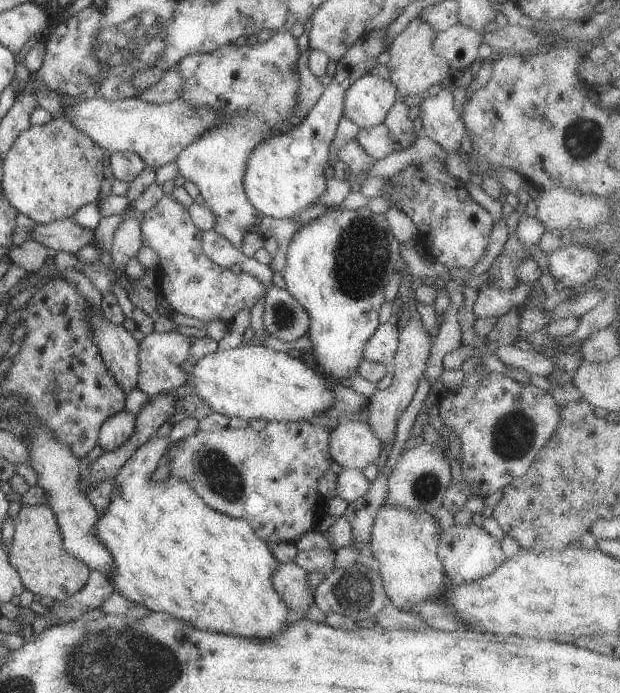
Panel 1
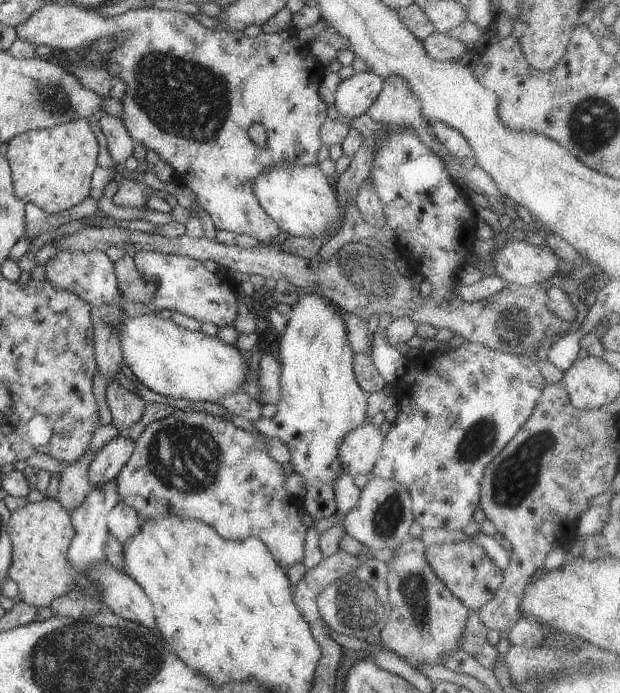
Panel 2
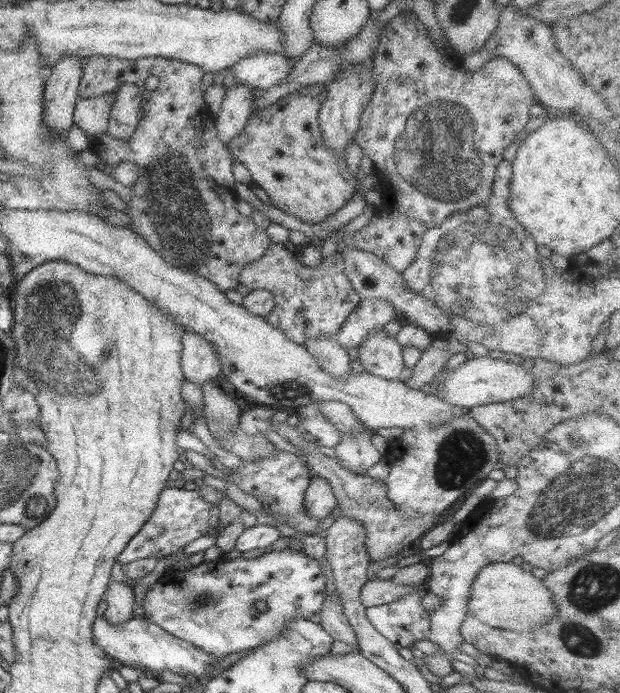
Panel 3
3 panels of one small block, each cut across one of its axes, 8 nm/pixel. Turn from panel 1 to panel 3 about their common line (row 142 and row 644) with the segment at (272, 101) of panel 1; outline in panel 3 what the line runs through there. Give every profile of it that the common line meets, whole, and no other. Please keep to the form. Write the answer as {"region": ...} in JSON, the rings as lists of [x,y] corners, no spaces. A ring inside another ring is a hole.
{"region":[[[291,549],[273,550],[254,559],[238,557],[233,560],[221,558],[212,561],[203,560],[199,565],[186,571],[174,567],[179,560],[185,560],[188,555],[183,551],[172,554],[173,565],[166,575],[162,575],[152,589],[146,593],[141,604],[149,616],[160,628],[172,633],[172,636],[193,644],[196,648],[212,655],[214,659],[224,659],[229,654],[255,649],[262,643],[276,638],[280,631],[295,618],[305,618],[319,623],[321,621],[321,606],[326,594],[326,575],[318,559],[305,555],[304,551]],[[266,602],[268,609],[262,613],[254,609],[254,603]]]}

